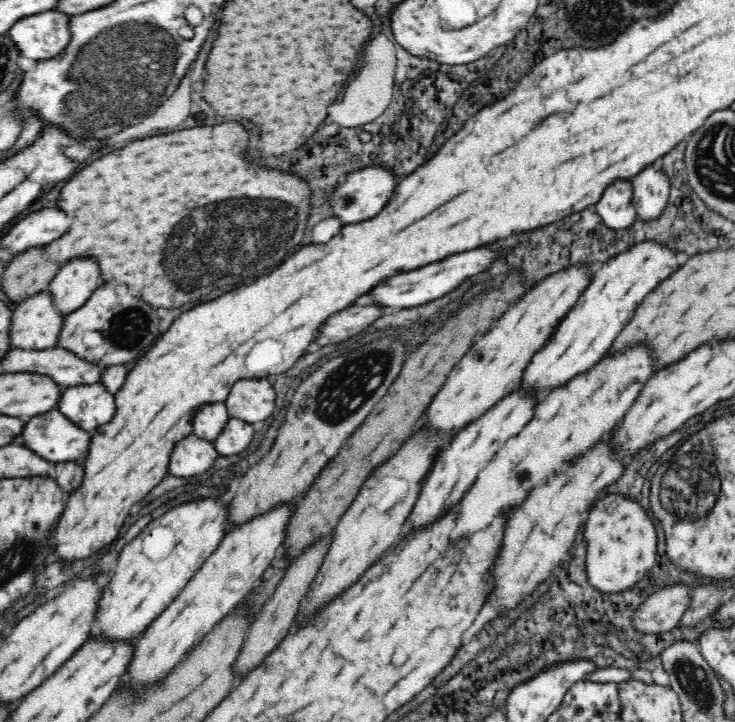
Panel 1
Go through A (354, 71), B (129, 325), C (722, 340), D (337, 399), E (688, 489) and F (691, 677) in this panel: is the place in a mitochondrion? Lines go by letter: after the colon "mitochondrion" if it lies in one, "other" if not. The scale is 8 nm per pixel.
A: other
B: mitochondrion
C: other
D: mitochondrion
E: mitochondrion
F: mitochondrion

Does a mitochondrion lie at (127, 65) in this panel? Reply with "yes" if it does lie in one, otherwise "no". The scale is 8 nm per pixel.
yes

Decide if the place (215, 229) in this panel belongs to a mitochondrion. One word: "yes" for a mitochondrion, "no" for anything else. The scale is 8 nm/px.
yes

